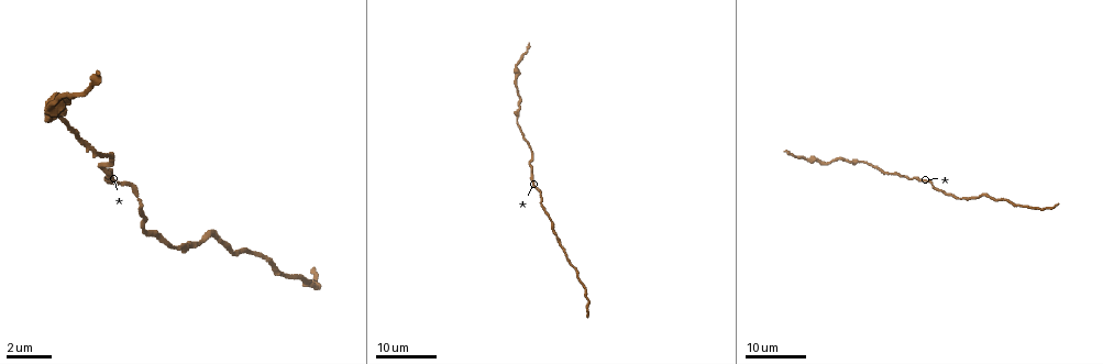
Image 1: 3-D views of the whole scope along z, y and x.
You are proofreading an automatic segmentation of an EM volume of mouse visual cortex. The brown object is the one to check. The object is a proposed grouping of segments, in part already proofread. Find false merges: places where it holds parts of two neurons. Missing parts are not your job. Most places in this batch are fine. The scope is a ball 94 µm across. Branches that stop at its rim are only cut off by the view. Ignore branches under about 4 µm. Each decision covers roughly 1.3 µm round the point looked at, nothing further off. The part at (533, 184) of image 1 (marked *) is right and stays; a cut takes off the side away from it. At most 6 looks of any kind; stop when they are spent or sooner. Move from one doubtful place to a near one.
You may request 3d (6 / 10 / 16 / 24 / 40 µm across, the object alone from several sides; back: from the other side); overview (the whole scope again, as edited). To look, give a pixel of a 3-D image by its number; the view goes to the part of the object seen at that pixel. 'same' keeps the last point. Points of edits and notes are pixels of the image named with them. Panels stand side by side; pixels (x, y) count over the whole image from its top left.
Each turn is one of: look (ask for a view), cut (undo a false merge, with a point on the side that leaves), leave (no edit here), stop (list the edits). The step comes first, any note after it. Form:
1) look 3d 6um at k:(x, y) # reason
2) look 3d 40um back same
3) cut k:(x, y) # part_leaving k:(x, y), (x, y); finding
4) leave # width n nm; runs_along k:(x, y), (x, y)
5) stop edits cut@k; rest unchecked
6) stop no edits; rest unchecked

look 3d 24um at 1:(197, 245) # a narrow waist

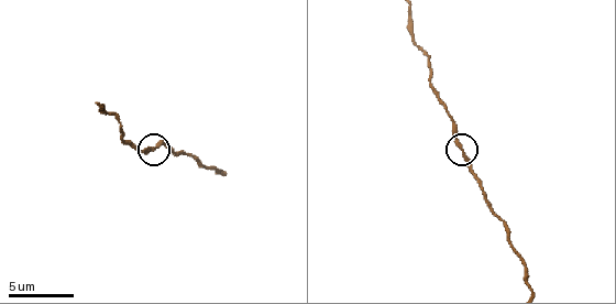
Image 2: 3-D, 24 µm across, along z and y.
look 3d 6um at 2:(463, 152)

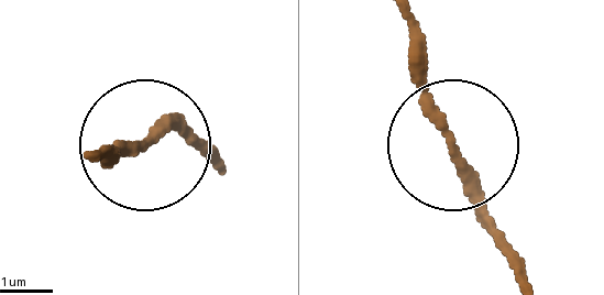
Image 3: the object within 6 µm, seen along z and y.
leave # runs_along 3:(404, 12), (426, 118), (509, 258); continuous, no second neuron

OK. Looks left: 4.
look 3d 6um at 2:(409, 22) # sudden change in width

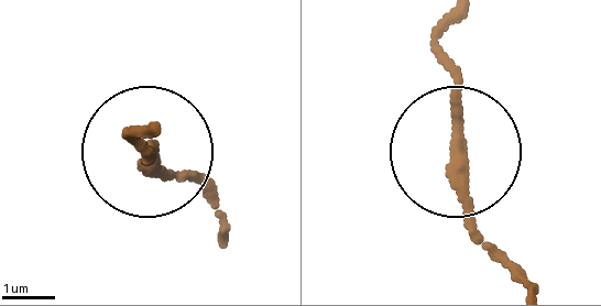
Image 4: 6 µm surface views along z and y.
leave # runs_along 4:(469, 218), (443, 17); continuous, no second neuron

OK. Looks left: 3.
look 3d 24um at 1:(50, 120) # calibre changes

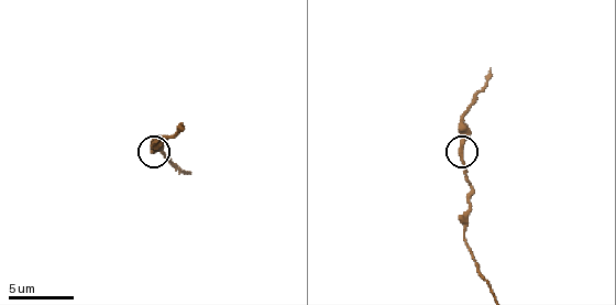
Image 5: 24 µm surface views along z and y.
look 3d 10um at 5:(459, 150)

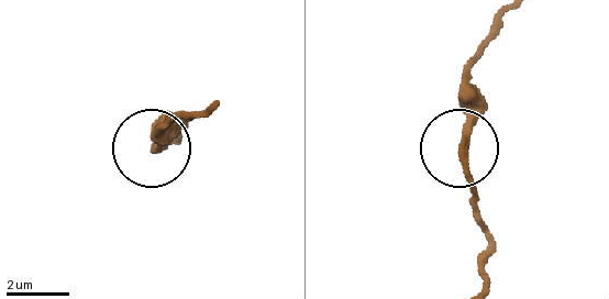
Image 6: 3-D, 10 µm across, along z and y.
leave # runs_along 6:(485, 280), (485, 233), (464, 146), (469, 78); all the same neuron

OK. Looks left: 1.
stop no edits; rest unchecked

